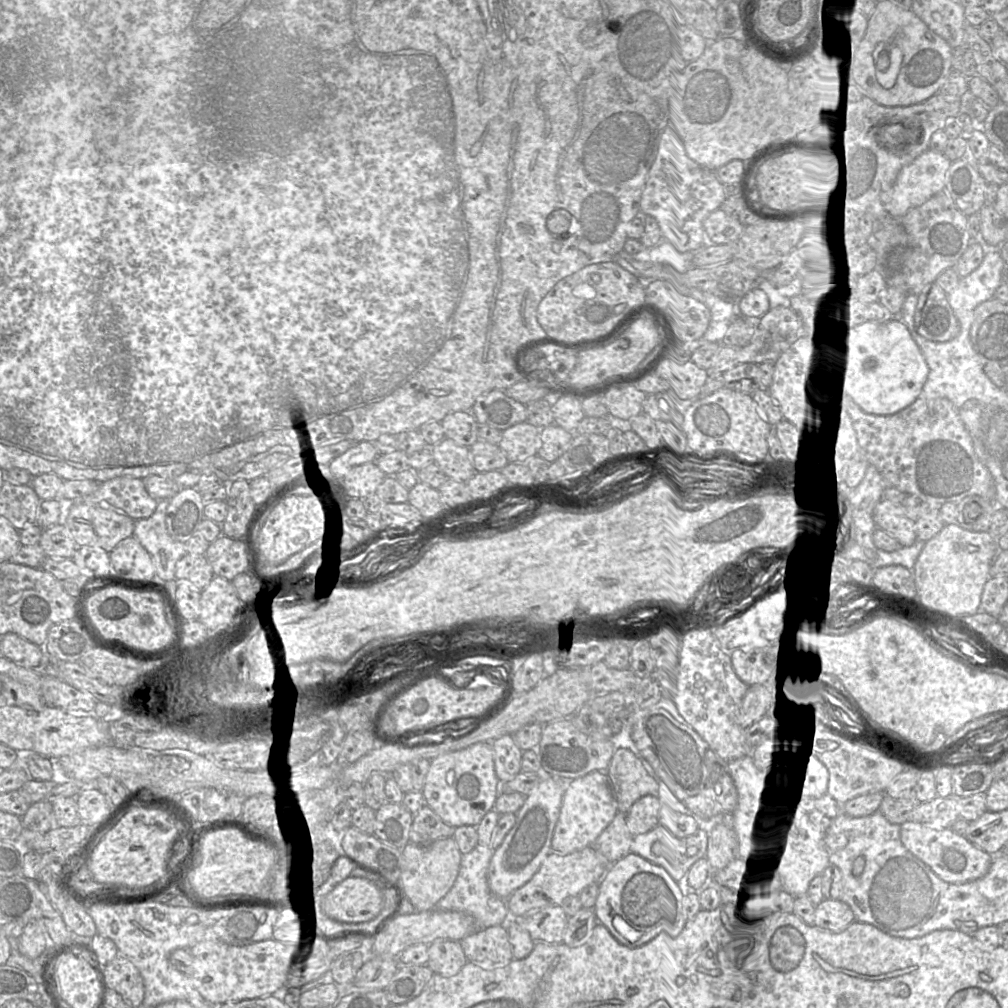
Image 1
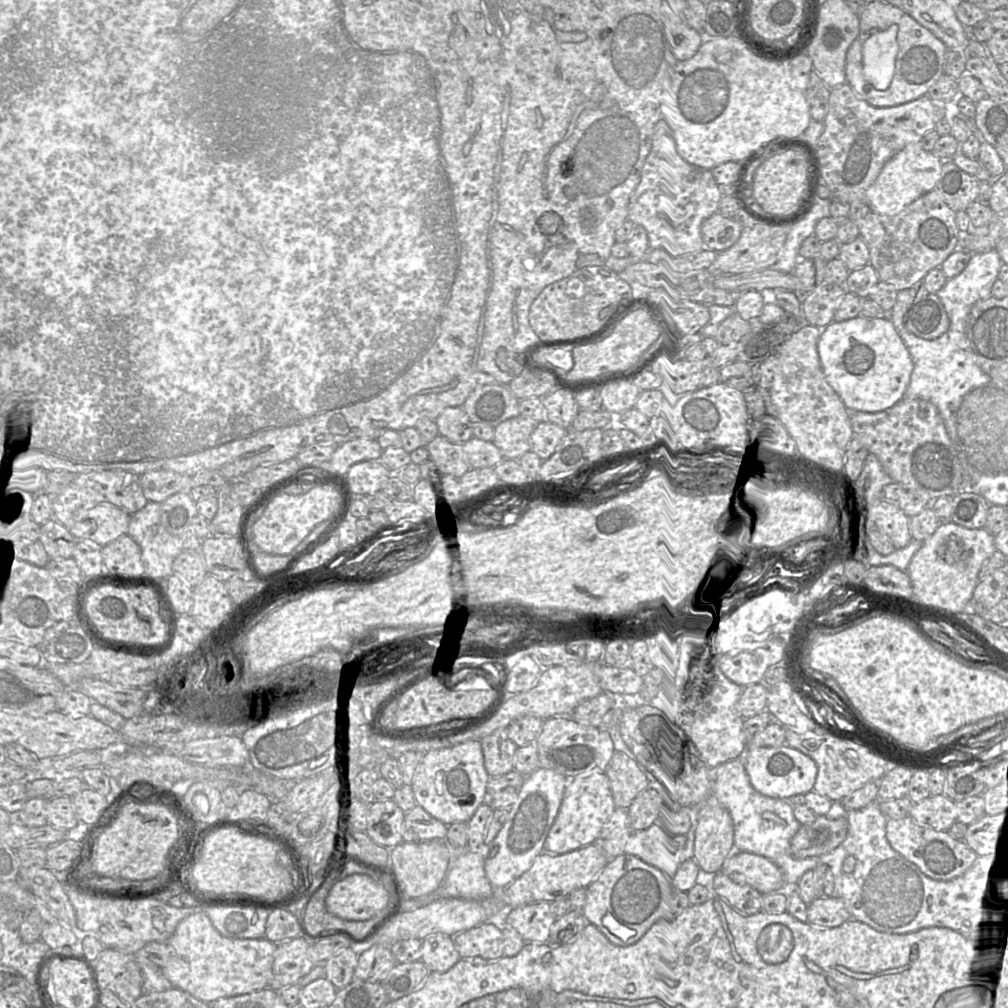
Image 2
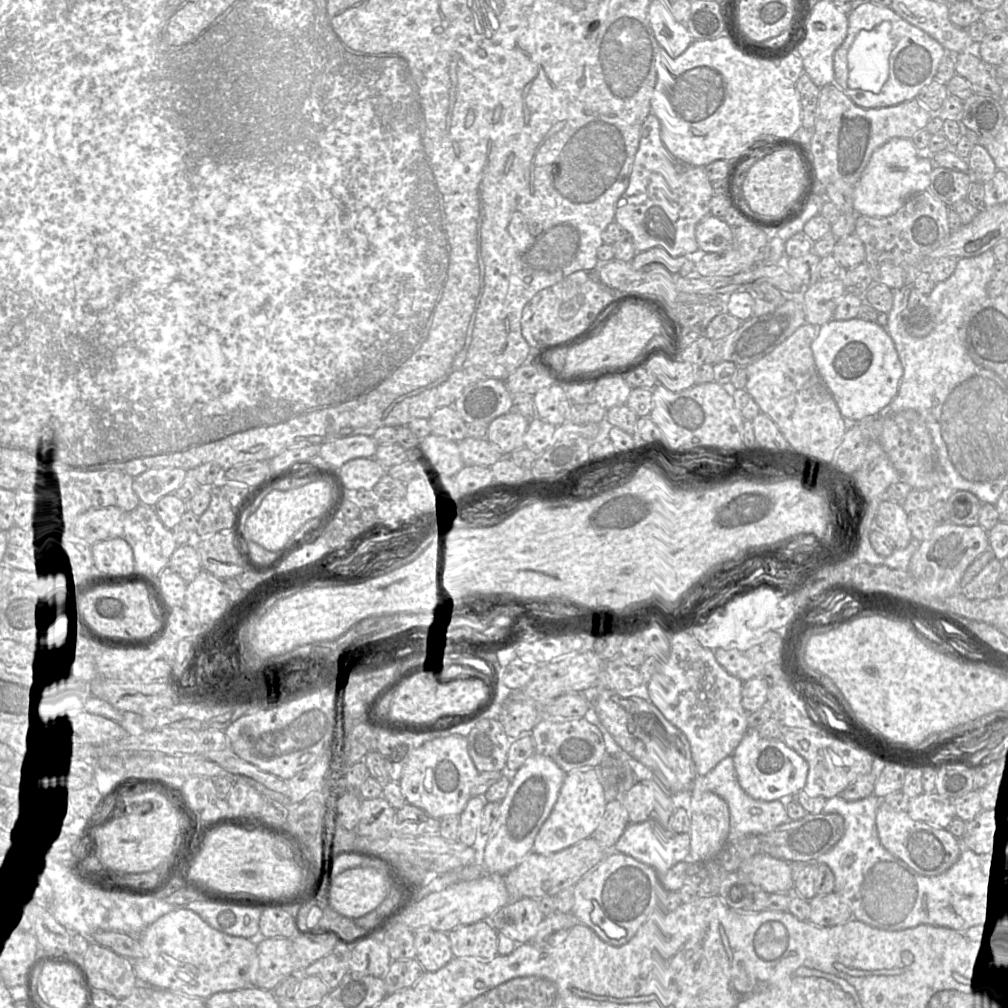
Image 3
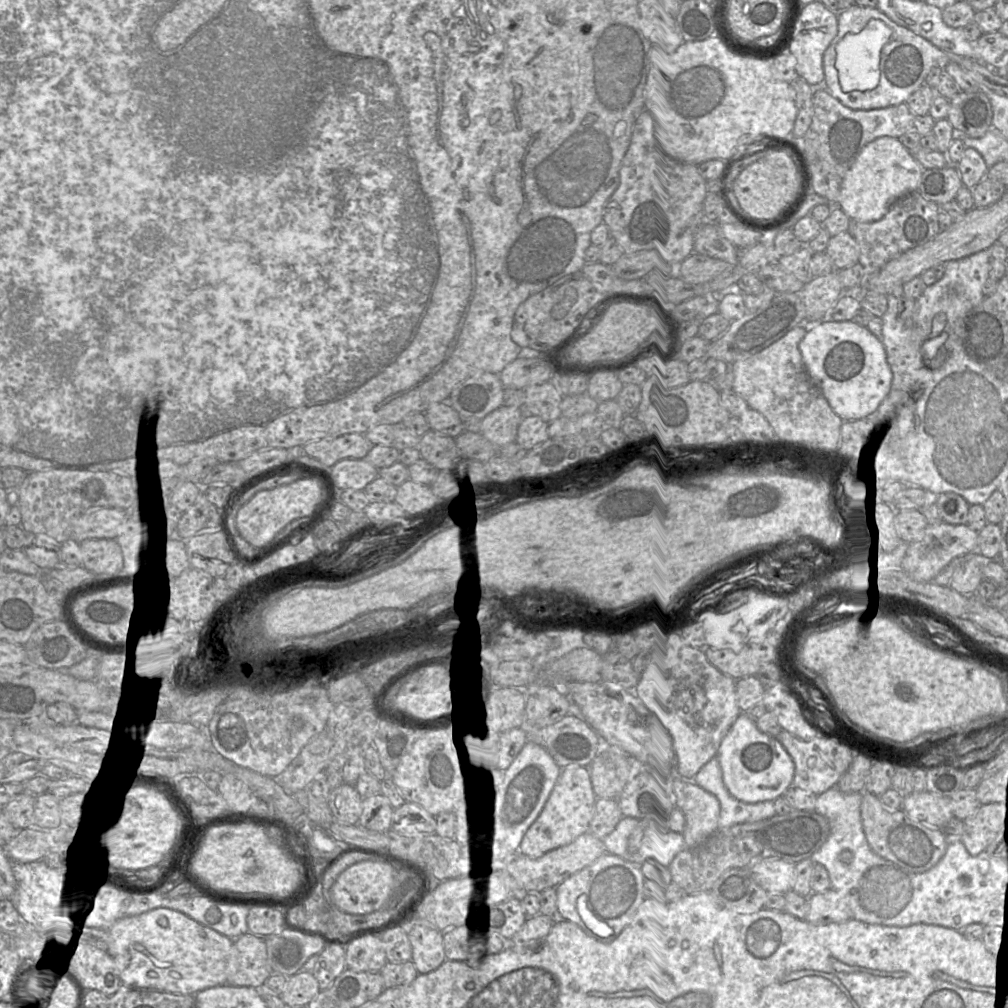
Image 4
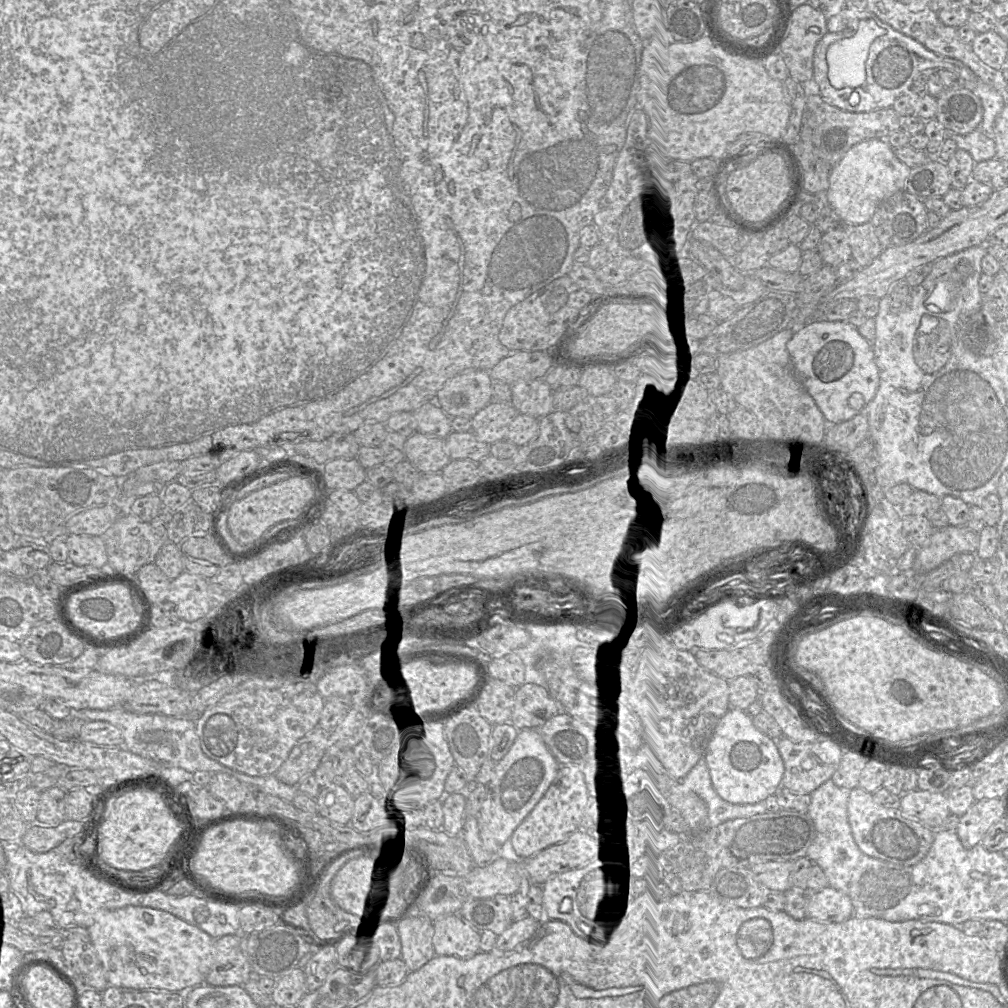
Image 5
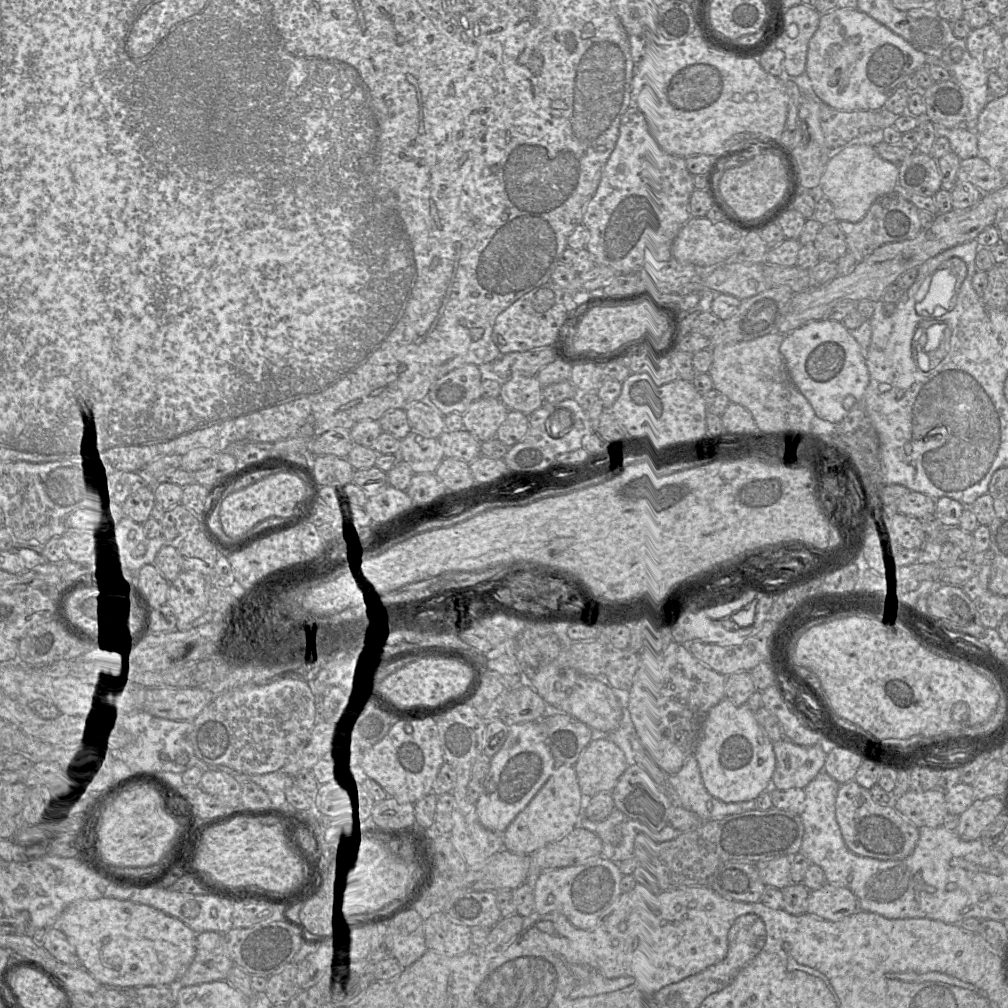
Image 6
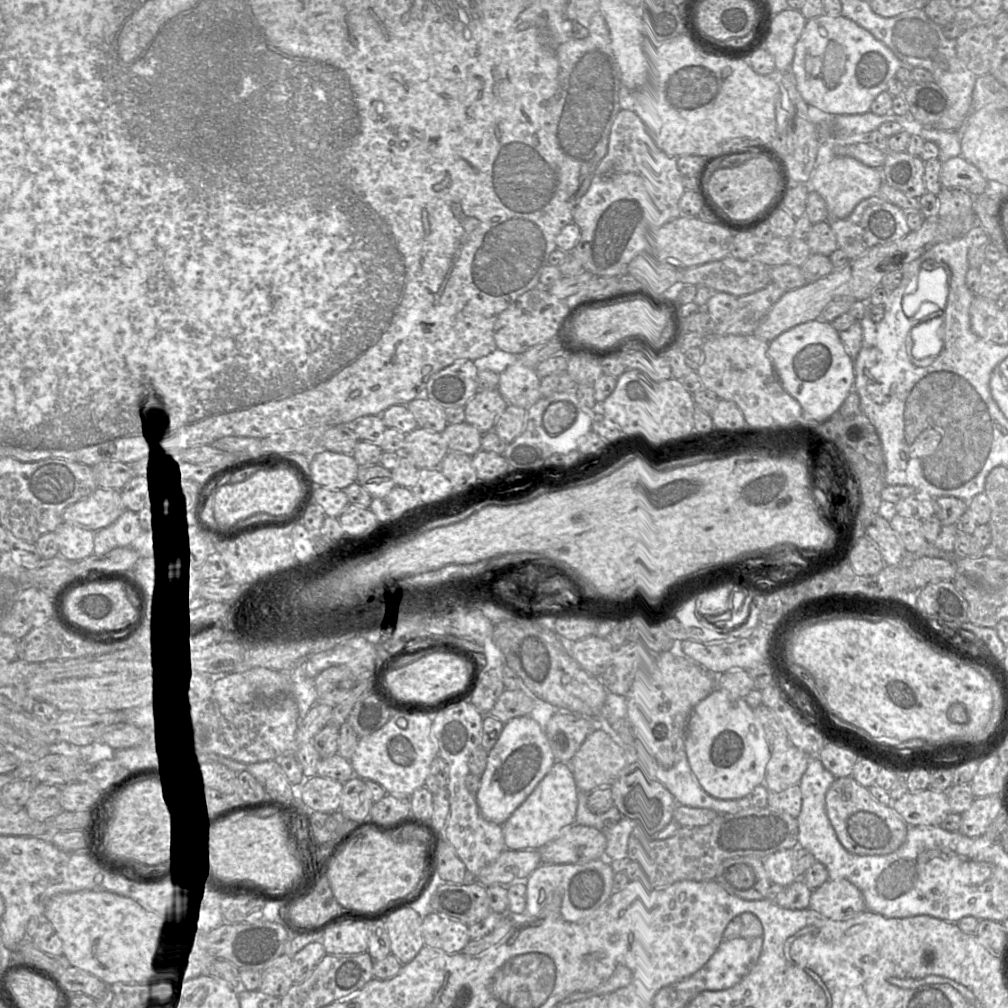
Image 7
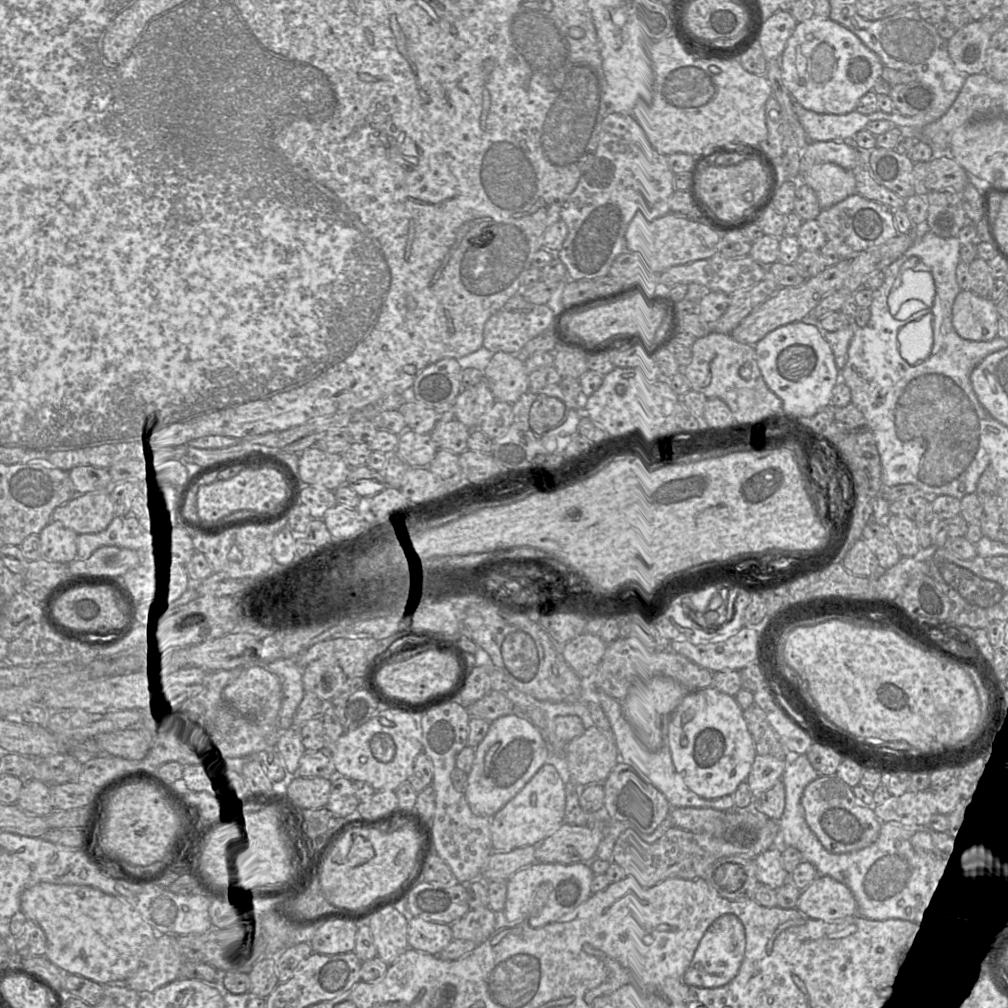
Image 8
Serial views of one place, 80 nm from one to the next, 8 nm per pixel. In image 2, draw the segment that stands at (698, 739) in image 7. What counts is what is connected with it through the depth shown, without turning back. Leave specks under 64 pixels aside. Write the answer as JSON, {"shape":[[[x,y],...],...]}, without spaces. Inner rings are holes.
{"shape":[[[749,739],[744,765],[753,788],[767,797],[778,799],[788,799],[813,791],[818,770],[812,758],[787,744],[779,747],[749,747]]]}

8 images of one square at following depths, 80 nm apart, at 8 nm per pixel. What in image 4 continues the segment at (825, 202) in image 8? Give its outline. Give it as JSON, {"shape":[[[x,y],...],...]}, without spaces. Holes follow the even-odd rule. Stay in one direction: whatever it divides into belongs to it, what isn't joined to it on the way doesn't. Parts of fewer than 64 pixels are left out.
{"shape":[[[877,138],[862,149],[854,164],[843,176],[837,205],[851,220],[878,221],[894,202],[917,191],[924,169],[898,138]]]}

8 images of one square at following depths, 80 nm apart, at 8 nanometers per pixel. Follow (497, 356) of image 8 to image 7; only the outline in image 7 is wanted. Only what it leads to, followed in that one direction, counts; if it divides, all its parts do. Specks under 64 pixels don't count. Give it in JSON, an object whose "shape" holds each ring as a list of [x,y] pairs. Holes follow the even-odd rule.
{"shape":[[[515,362],[499,374],[497,389],[508,404],[528,409],[542,397],[540,380],[534,368]]]}

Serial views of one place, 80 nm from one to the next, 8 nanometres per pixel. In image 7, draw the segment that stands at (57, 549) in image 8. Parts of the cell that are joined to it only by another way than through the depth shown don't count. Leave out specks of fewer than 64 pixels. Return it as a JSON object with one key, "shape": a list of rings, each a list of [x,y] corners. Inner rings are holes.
{"shape":[[[62,523],[54,532],[58,538],[58,554],[69,561],[80,561],[94,554],[94,532]]]}

